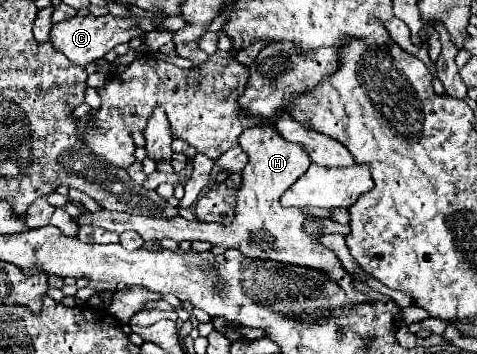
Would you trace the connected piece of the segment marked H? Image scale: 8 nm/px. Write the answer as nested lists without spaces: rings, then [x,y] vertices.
[[[268,120],[260,126],[248,128],[246,132],[242,132],[238,142],[240,142],[240,148],[248,156],[248,164],[240,172],[242,182],[240,182],[238,192],[236,192],[236,218],[228,226],[208,224],[208,222],[190,222],[182,216],[178,220],[132,216],[132,214],[124,214],[124,212],[110,212],[104,208],[98,212],[82,212],[78,218],[74,218],[74,222],[78,226],[98,226],[98,228],[104,228],[104,230],[110,230],[116,234],[122,234],[126,230],[134,230],[142,236],[144,242],[162,240],[162,238],[172,238],[176,242],[206,240],[212,246],[236,248],[246,258],[264,258],[264,260],[276,260],[276,262],[284,262],[284,264],[318,268],[318,270],[324,270],[332,280],[336,280],[346,290],[346,304],[368,302],[366,296],[362,296],[360,292],[354,292],[352,278],[342,268],[342,264],[334,256],[334,252],[330,252],[328,248],[318,244],[316,238],[308,236],[302,230],[302,224],[306,220],[310,220],[312,216],[306,216],[296,208],[284,208],[278,202],[280,196],[286,192],[286,188],[290,188],[290,184],[296,182],[310,166],[310,158],[306,156],[302,144],[290,144],[288,140],[284,140],[276,132],[272,120]]]

